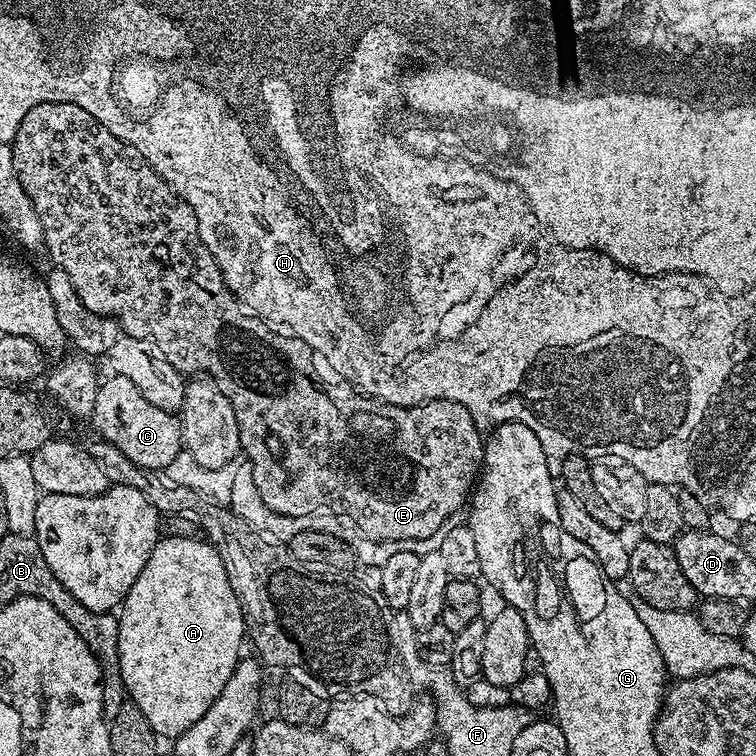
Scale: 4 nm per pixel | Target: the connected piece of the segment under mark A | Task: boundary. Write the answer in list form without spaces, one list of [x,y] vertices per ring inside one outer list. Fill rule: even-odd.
[[[164,536],[157,540],[150,558],[146,558],[146,566],[142,566],[142,574],[138,574],[134,586],[130,586],[130,594],[126,594],[124,603],[118,609],[118,619],[120,622],[118,626],[118,658],[120,659],[120,673],[122,674],[127,699],[134,706],[138,706],[138,710],[142,710],[142,714],[146,714],[146,722],[150,722],[150,726],[156,732],[157,737],[169,736],[169,738],[175,738],[181,736],[183,732],[190,730],[190,726],[194,726],[194,722],[198,722],[198,718],[202,718],[202,714],[206,714],[206,710],[210,710],[210,706],[214,706],[214,698],[218,698],[218,694],[222,694],[222,686],[226,686],[230,674],[234,674],[236,665],[242,659],[240,647],[246,644],[244,612],[240,609],[239,598],[236,597],[230,586],[226,566],[222,562],[216,547],[209,544],[207,539],[204,538]]]

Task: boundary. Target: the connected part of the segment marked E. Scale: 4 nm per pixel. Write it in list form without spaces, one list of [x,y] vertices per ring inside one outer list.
[[[42,102],[31,108],[26,114],[26,118],[22,118],[22,126],[18,126],[16,137],[12,139],[10,147],[14,170],[18,174],[18,182],[22,182],[22,190],[26,190],[26,194],[38,214],[38,222],[42,222],[43,247],[48,248],[51,263],[57,268],[66,270],[66,274],[70,274],[70,282],[74,282],[74,290],[78,290],[78,298],[82,298],[82,306],[86,306],[86,310],[94,310],[94,314],[116,317],[120,322],[120,330],[123,335],[133,336],[158,346],[158,350],[162,350],[166,362],[170,362],[170,366],[174,366],[174,370],[178,370],[182,374],[187,374],[189,377],[209,376],[214,382],[218,382],[218,386],[224,391],[226,398],[230,398],[230,402],[234,406],[234,418],[238,418],[240,450],[243,459],[249,460],[245,461],[252,470],[252,484],[256,488],[256,495],[260,497],[261,505],[267,511],[269,508],[270,511],[277,512],[280,516],[308,516],[311,512],[319,513],[321,510],[327,510],[332,514],[341,512],[348,519],[345,521],[355,528],[361,537],[372,542],[379,542],[381,540],[431,539],[449,523],[447,520],[460,507],[463,509],[469,503],[484,463],[486,440],[482,435],[480,425],[469,420],[464,408],[457,407],[456,404],[431,404],[431,407],[418,410],[418,416],[416,416],[418,432],[412,422],[414,416],[408,414],[408,430],[404,430],[402,438],[406,442],[410,442],[410,446],[400,448],[400,452],[406,450],[404,454],[410,458],[378,458],[378,456],[362,452],[362,448],[360,448],[360,452],[358,452],[358,448],[354,452],[354,436],[350,438],[350,430],[358,432],[358,424],[364,424],[364,422],[368,424],[368,418],[364,418],[358,412],[354,414],[354,418],[350,418],[348,400],[354,398],[352,392],[348,388],[328,387],[328,384],[321,383],[319,376],[316,376],[316,372],[312,369],[312,361],[309,359],[308,349],[304,344],[296,344],[296,338],[281,334],[276,330],[268,333],[270,328],[265,321],[253,318],[245,311],[240,301],[226,286],[218,262],[214,262],[210,250],[206,250],[206,246],[198,234],[198,222],[194,218],[190,206],[182,203],[180,197],[172,191],[172,187],[149,166],[146,158],[142,158],[142,154],[138,154],[138,150],[134,150],[134,146],[130,146],[125,140],[119,140],[117,136],[110,134],[110,130],[106,130],[106,126],[102,126],[93,116],[86,114],[86,110],[82,110],[82,106],[70,102]]]

